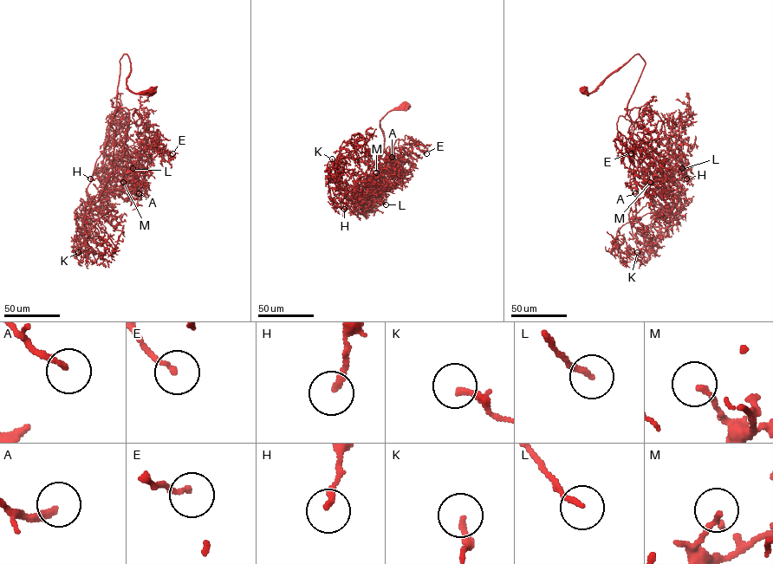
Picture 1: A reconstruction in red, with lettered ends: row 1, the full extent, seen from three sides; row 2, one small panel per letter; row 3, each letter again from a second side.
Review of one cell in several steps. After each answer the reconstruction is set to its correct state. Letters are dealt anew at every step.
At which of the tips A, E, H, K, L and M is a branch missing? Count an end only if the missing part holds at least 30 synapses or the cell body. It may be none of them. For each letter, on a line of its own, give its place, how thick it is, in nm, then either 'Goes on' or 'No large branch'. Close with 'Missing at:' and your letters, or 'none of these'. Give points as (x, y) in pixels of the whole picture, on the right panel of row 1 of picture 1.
A: Place: (635, 193). Thickness 190 nm. Goes on
E: Place: (631, 153). Thickness 160 nm. No large branch
H: Place: (686, 178). Thickness 200 nm. Goes on
K: Place: (637, 252). Thickness 200 nm. No large branch
L: Place: (682, 168). Thickness 180 nm. No large branch
M: Place: (650, 182). Thickness 180 nm. No large branch
Missing at: A, H

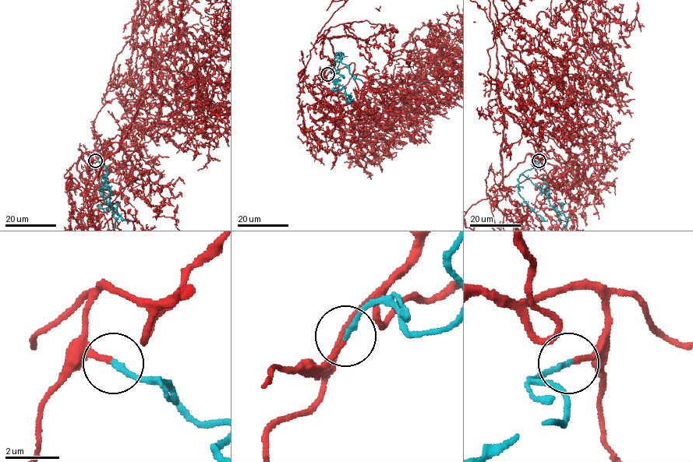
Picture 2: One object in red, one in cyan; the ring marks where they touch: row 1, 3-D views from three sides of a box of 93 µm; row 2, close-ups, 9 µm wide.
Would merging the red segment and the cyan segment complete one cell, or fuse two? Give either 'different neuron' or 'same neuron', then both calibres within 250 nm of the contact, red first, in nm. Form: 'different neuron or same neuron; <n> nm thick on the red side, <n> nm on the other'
same neuron; 130 nm thick on the red side, 190 nm on the other

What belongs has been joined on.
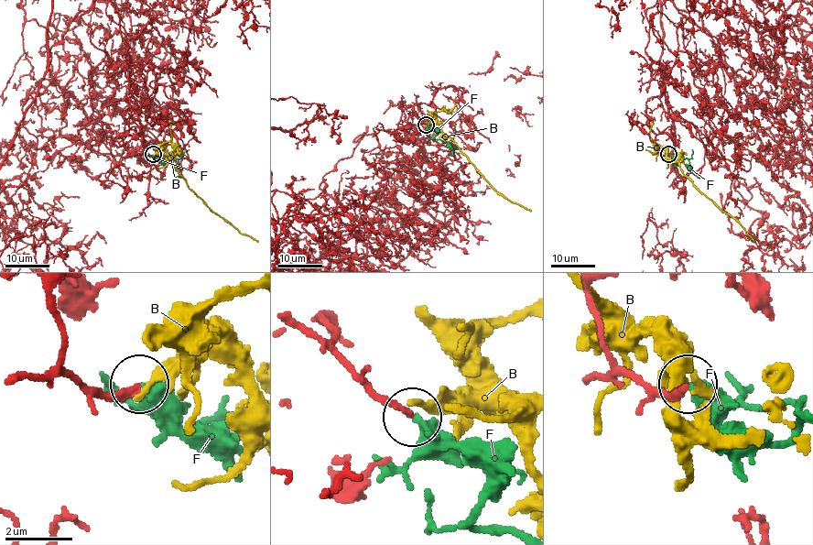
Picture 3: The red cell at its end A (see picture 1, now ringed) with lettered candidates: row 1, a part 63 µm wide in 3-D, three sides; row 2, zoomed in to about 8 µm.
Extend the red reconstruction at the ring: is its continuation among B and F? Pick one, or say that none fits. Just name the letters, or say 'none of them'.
F

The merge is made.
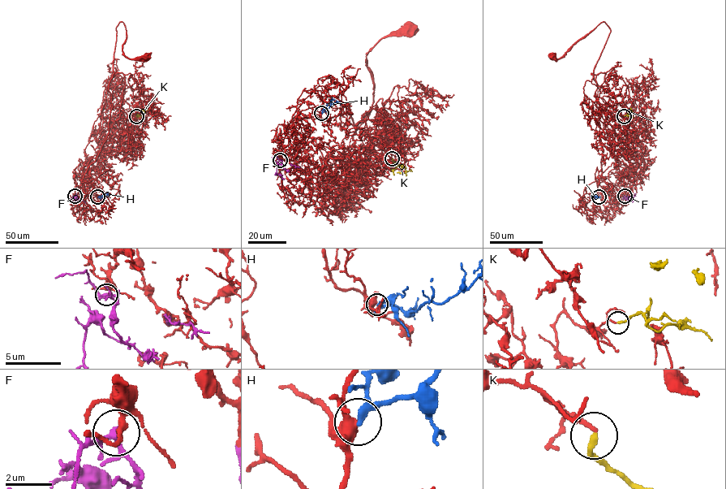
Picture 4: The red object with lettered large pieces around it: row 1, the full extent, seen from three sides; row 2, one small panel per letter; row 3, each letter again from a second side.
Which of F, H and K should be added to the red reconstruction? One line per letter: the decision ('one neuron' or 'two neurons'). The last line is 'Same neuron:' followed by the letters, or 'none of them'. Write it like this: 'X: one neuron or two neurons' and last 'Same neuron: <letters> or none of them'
F: two neurons
H: two neurons
K: two neurons
Same neuron: none of them

